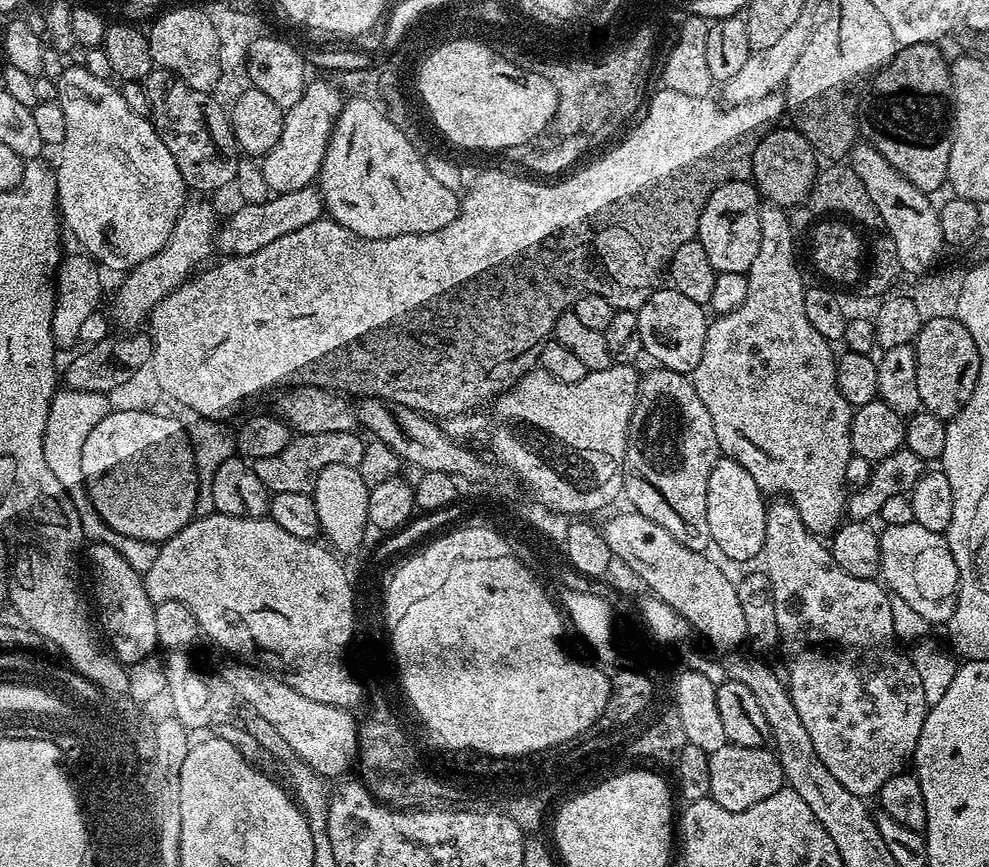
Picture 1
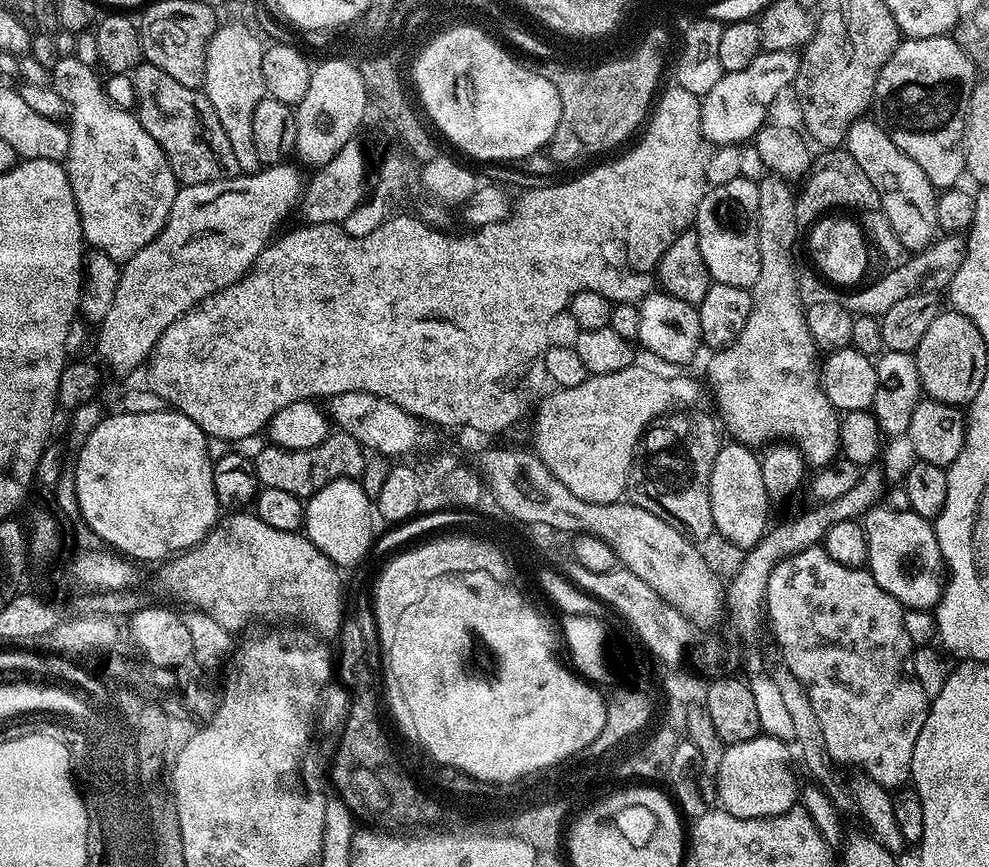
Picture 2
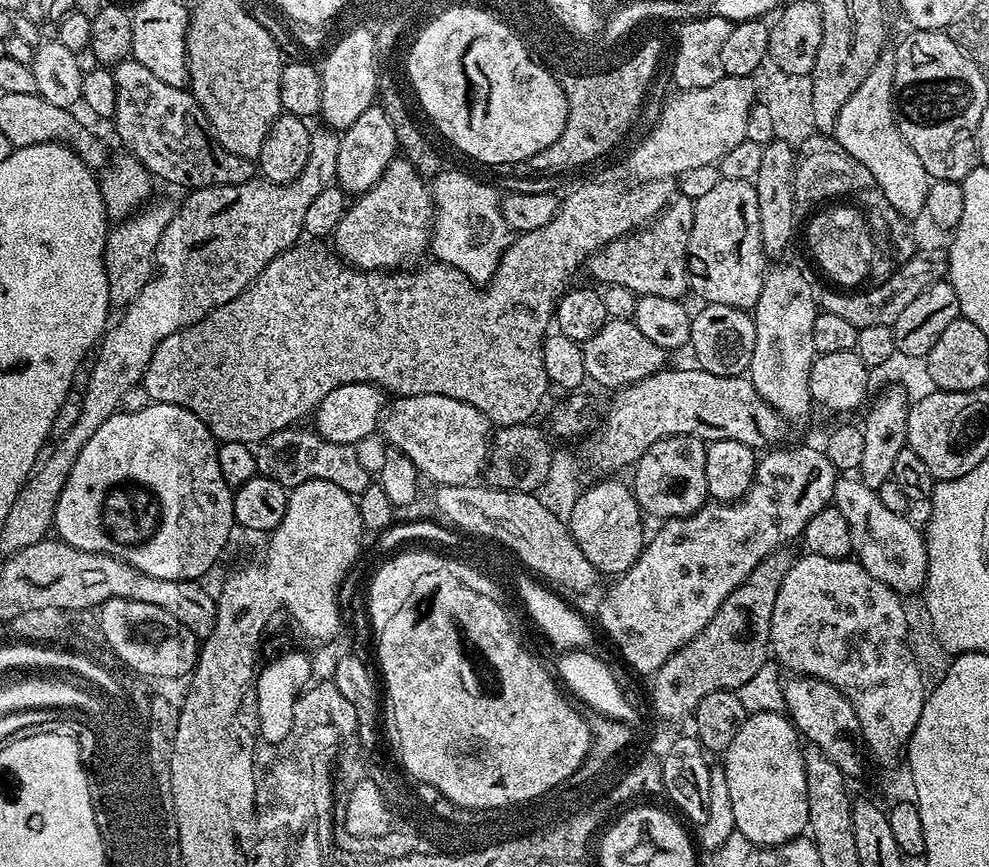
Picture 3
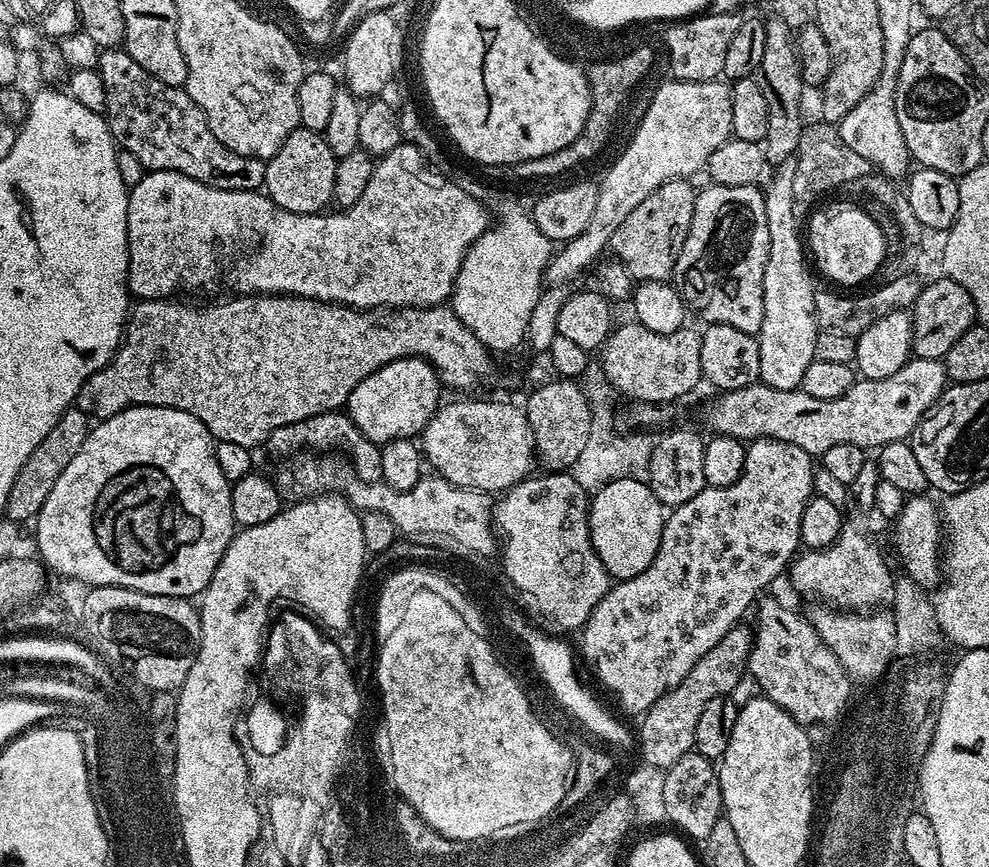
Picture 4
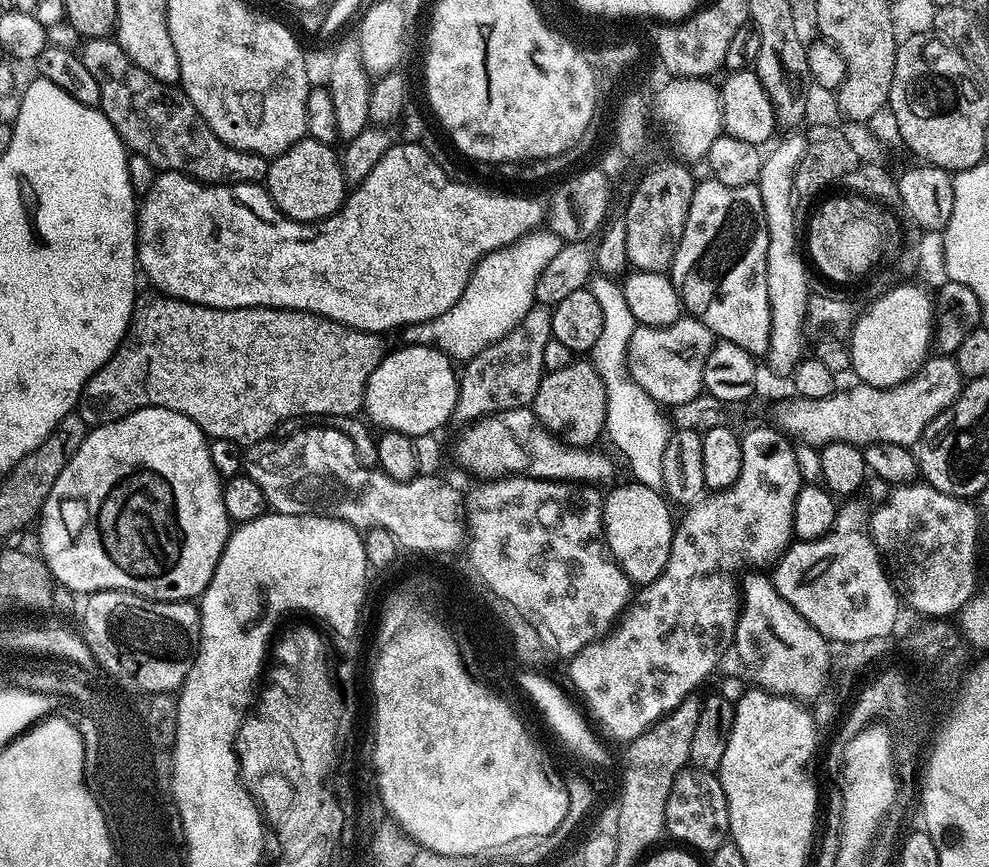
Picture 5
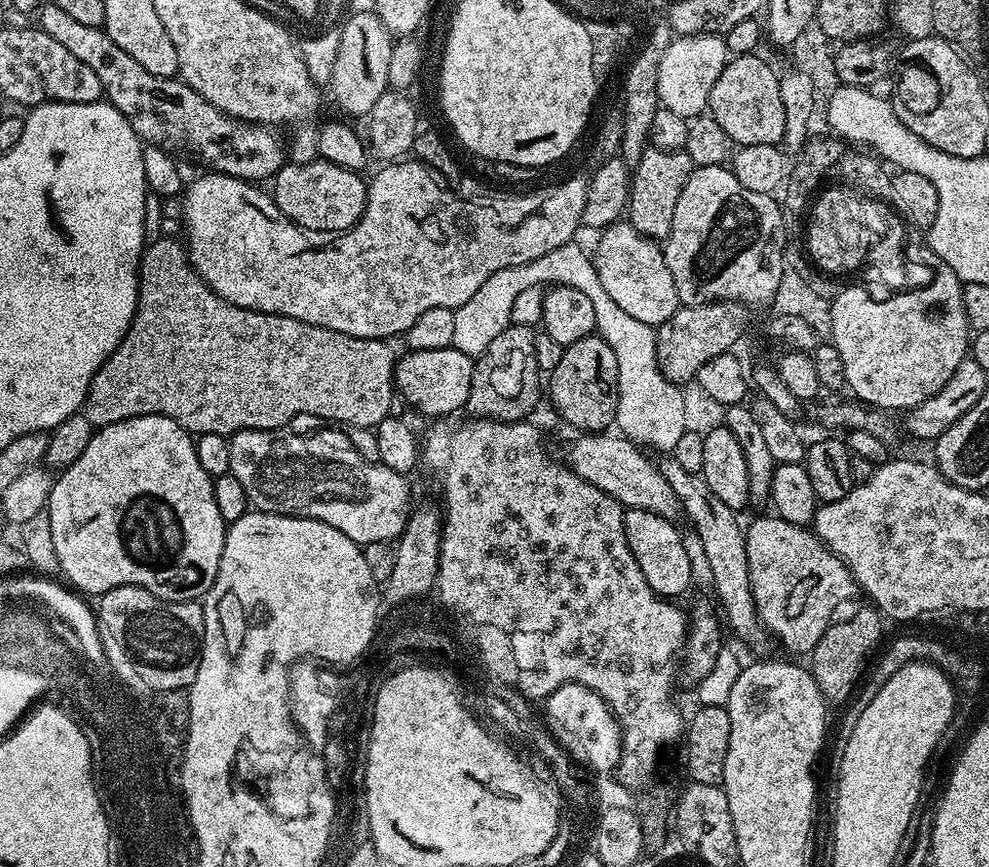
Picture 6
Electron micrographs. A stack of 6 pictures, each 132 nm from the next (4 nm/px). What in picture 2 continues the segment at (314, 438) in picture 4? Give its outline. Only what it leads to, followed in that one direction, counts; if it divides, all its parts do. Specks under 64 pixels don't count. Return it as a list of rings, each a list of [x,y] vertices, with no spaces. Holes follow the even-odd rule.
[[[336,430],[318,446],[310,446],[306,450],[290,450],[269,443],[254,457],[254,463],[263,487],[286,490],[286,494],[307,498],[335,480],[354,480],[360,477],[364,473],[365,459],[365,449],[358,441],[350,434]]]

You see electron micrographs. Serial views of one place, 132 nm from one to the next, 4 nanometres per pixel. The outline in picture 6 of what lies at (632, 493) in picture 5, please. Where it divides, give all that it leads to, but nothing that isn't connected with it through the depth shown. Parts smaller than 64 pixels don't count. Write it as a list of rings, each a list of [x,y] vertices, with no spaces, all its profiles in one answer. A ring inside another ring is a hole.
[[[629,508],[624,513],[624,525],[626,526],[626,542],[634,554],[634,562],[638,562],[638,570],[642,570],[642,578],[661,598],[676,598],[680,596],[688,587],[693,587],[691,576],[690,560],[686,556],[686,546],[681,529],[676,529],[677,525],[671,520],[659,517],[658,514],[647,512],[642,509]]]

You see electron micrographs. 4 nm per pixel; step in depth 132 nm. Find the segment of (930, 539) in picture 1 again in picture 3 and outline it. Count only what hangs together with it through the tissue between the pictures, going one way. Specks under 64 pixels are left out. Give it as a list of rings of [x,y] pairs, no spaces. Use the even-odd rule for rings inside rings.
[[[844,474],[837,479],[832,495],[832,504],[838,510],[842,510],[842,515],[846,518],[847,524],[850,525],[850,542],[855,559],[870,575],[884,585],[890,586],[901,596],[907,596],[907,594],[914,592],[919,593],[923,589],[925,579],[928,576],[928,542],[925,533],[921,529],[919,532],[907,520],[909,517],[905,513],[886,510],[886,506],[882,506],[882,501],[878,499],[876,490],[866,486],[852,474]]]

